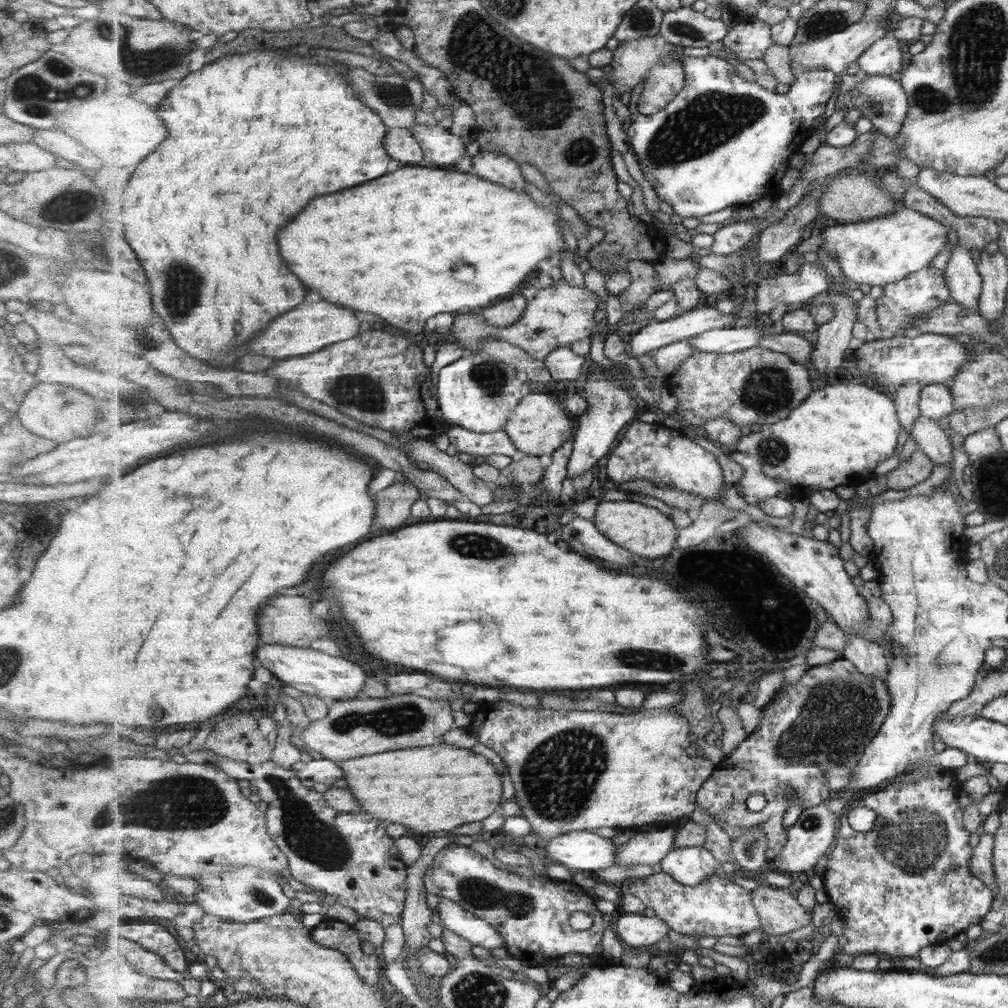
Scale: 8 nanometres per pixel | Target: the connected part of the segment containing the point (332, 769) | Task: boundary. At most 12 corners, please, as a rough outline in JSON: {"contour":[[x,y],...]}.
{"contour":[[315,756],[292,769],[307,783],[344,778],[337,762]]}

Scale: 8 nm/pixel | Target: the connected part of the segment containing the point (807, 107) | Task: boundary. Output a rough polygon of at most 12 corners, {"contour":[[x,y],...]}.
{"contour":[[731,60],[686,74],[627,137],[681,217],[779,197],[833,98],[831,70],[790,64],[786,93]]}

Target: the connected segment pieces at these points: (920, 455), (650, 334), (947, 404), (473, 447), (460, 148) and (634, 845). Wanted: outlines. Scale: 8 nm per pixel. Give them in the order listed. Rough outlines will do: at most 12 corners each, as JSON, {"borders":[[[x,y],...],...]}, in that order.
{"borders":[[[917,448],[885,476],[893,490],[913,488],[933,475],[930,456]],[[703,304],[681,316],[648,321],[630,340],[633,356],[708,330],[737,317]],[[949,386],[921,389],[922,416],[947,420],[956,412]],[[455,425],[447,435],[457,452],[516,459],[505,430],[481,434]],[[416,124],[422,165],[455,168],[467,154],[452,128]],[[677,825],[637,832],[616,848],[619,866],[655,866],[674,848]]]}

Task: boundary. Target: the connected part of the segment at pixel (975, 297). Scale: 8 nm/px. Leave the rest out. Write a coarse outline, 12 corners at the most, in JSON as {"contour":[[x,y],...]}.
{"contour":[[952,249],[951,300],[978,310],[983,277],[971,251]]}

